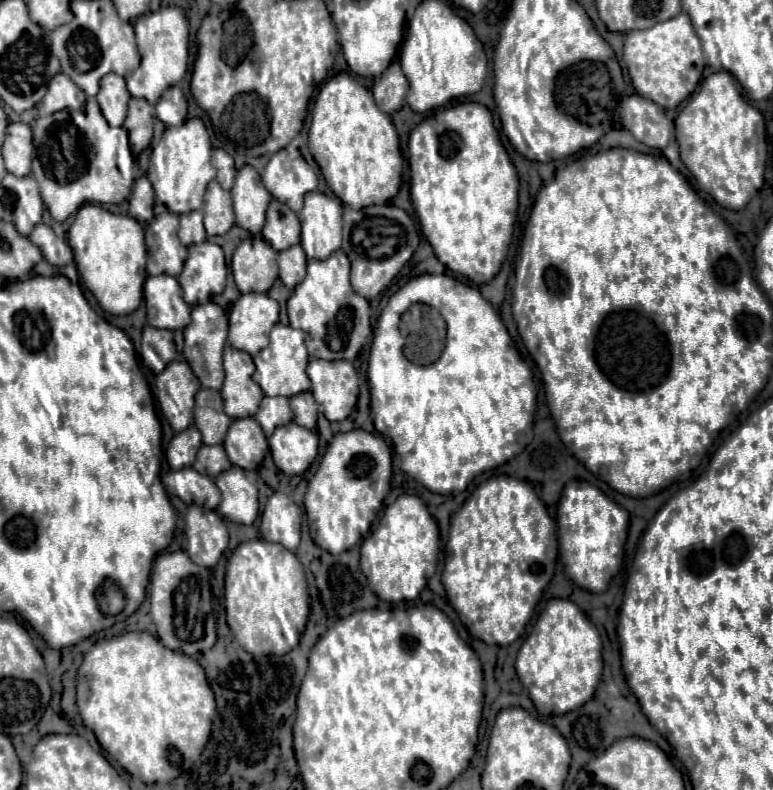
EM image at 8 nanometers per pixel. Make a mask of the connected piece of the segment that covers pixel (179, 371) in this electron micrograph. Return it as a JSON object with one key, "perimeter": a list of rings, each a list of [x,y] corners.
{"perimeter":[[[173,361],[157,375],[155,397],[175,433],[185,431],[193,423],[195,393],[199,389],[201,383],[187,361]]]}

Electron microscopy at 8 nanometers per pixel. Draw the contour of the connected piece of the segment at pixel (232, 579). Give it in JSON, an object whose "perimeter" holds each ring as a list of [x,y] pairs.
{"perimeter":[[[263,539],[241,543],[227,563],[225,611],[231,633],[251,655],[285,655],[296,647],[309,617],[309,593],[295,553]]]}

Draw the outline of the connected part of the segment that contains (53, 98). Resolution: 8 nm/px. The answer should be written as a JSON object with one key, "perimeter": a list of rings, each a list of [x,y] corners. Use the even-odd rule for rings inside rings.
{"perimeter":[[[63,73],[55,75],[55,79],[51,79],[47,95],[41,101],[41,111],[45,115],[51,115],[55,111],[61,109],[79,109],[85,101],[85,95],[81,93],[81,89]]]}

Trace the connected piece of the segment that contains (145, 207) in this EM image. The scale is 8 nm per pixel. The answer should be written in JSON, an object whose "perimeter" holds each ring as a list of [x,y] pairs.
{"perimeter":[[[139,177],[133,185],[133,193],[129,199],[129,215],[139,223],[147,223],[153,219],[153,187],[147,177]]]}

